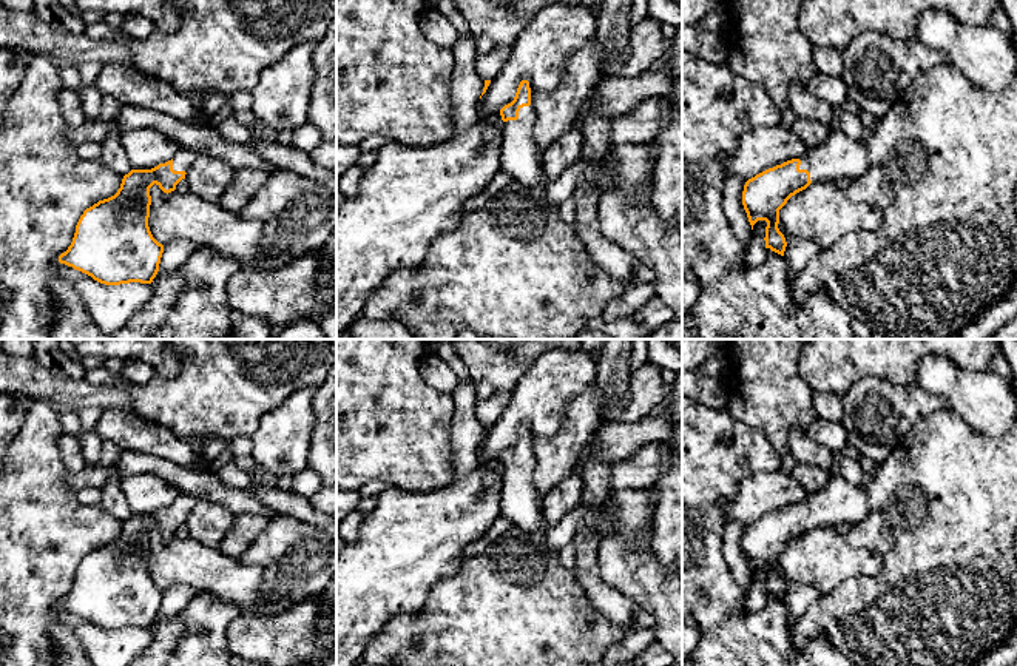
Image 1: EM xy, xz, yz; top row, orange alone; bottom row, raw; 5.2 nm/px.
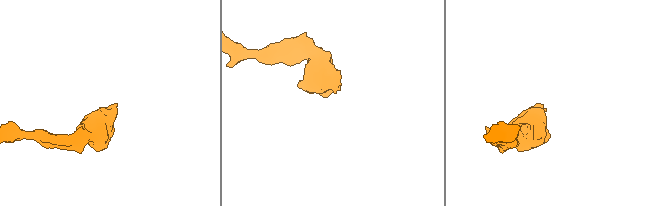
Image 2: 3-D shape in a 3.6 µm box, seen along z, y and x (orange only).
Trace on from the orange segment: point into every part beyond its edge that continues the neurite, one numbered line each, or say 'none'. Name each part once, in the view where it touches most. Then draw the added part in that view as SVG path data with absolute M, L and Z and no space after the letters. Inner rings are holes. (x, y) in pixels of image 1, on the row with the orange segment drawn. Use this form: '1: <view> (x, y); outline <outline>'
1: xz (520, 161); outline M529 105L520 108L517 120L505 122L500 171L508 174L512 182L542 185L546 199L554 205L571 199L582 179L599 185L602 191L613 185L614 159L611 150L599 165L593 160L577 159L560 177L548 177L536 145L536 119L534 108Z

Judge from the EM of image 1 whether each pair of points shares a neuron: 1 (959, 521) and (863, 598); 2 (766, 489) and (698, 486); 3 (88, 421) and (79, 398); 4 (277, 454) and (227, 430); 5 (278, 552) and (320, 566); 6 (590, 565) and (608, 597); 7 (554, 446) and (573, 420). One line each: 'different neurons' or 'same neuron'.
1: same neuron
2: different neurons
3: different neurons
4: different neurons
5: same neuron
6: same neuron
7: same neuron

